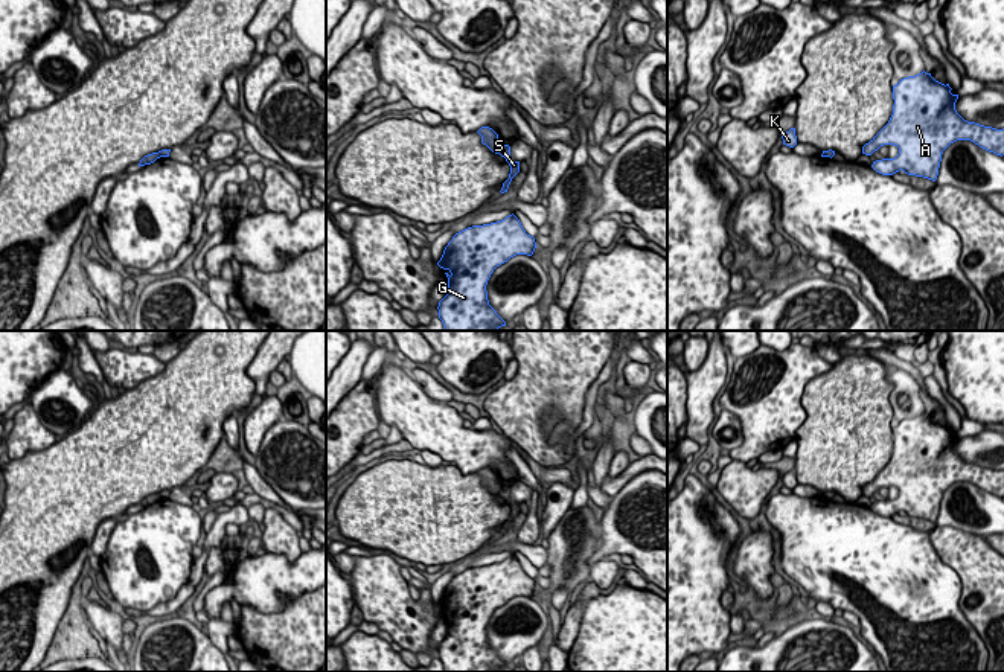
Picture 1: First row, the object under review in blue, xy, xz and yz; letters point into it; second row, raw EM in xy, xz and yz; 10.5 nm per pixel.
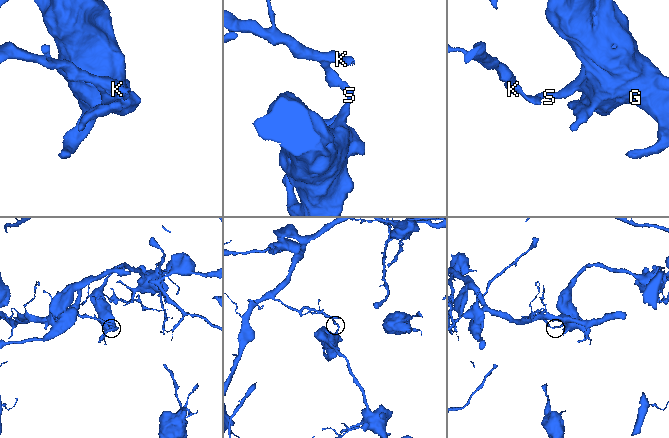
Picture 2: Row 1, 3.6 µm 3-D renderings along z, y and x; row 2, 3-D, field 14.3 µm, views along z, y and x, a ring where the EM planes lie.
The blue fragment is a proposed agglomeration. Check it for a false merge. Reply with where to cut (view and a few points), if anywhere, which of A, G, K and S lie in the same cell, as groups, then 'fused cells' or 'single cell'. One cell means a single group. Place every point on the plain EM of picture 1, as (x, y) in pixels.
xz (503, 486), (497, 494) | A G S / K | fused cells

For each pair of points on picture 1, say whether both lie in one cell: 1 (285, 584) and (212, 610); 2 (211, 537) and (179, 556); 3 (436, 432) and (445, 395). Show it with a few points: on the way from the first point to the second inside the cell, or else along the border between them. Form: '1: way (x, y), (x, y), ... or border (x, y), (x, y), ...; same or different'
1: way (267, 584), (252, 584), (229, 592); same
2: border (194, 560), (188, 581); different
3: border (415, 380), (431, 398), (448, 404); different

